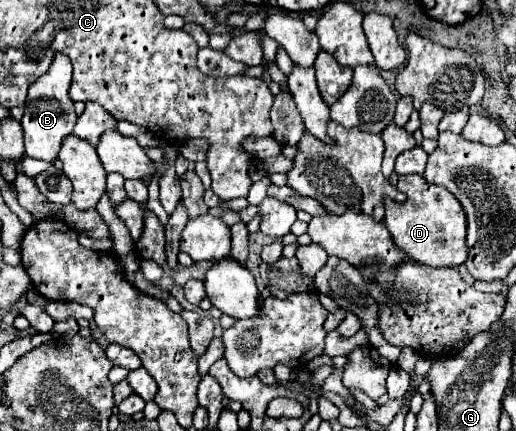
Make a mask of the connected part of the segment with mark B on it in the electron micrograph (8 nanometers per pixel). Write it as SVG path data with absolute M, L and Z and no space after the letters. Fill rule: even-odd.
M56 51L50 69L30 85L24 103L24 117L20 123L24 127L24 145L28 157L54 161L62 137L72 133L72 127L76 123L76 113L74 113L74 103L68 95L70 81L72 81L72 65L64 53Z

